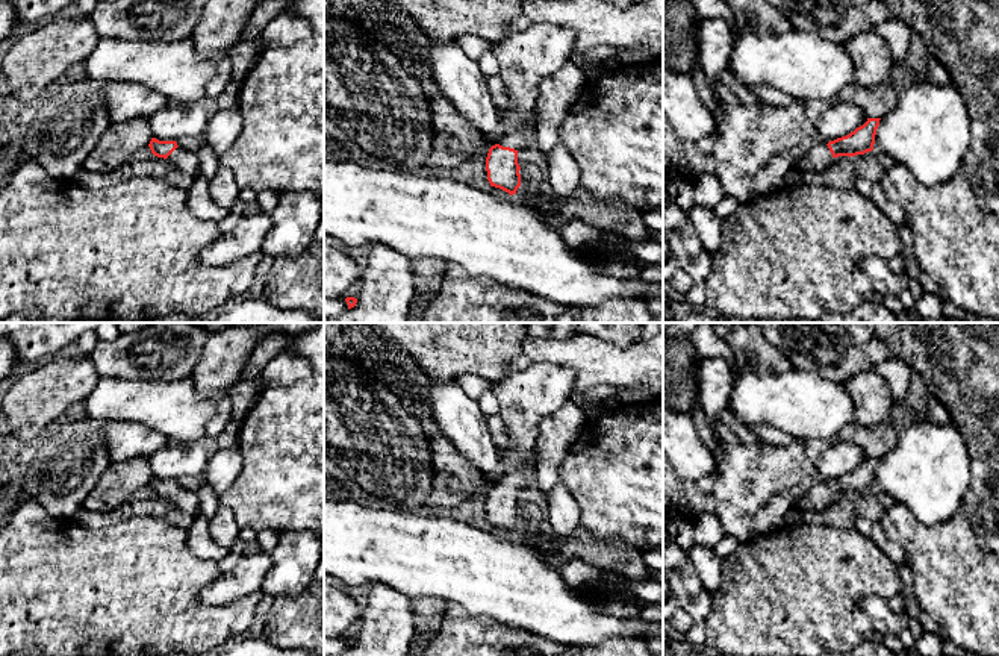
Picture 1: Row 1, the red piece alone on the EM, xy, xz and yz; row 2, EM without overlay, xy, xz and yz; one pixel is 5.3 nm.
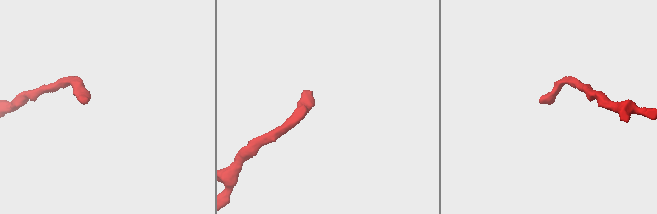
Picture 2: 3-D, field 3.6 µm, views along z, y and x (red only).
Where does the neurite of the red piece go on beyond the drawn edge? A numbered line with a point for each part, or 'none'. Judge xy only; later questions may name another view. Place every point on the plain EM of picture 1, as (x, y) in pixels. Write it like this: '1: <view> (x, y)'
1: xy (186, 500)

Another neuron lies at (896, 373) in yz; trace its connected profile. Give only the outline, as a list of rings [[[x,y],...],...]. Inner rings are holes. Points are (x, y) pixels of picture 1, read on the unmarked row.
[[[890,358],[876,364],[875,373],[879,374],[890,386],[893,403],[896,405],[904,401],[913,374],[908,364],[898,358]]]

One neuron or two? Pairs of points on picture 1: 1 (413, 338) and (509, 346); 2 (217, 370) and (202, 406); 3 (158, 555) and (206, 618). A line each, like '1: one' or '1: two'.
1: one
2: two
3: one

